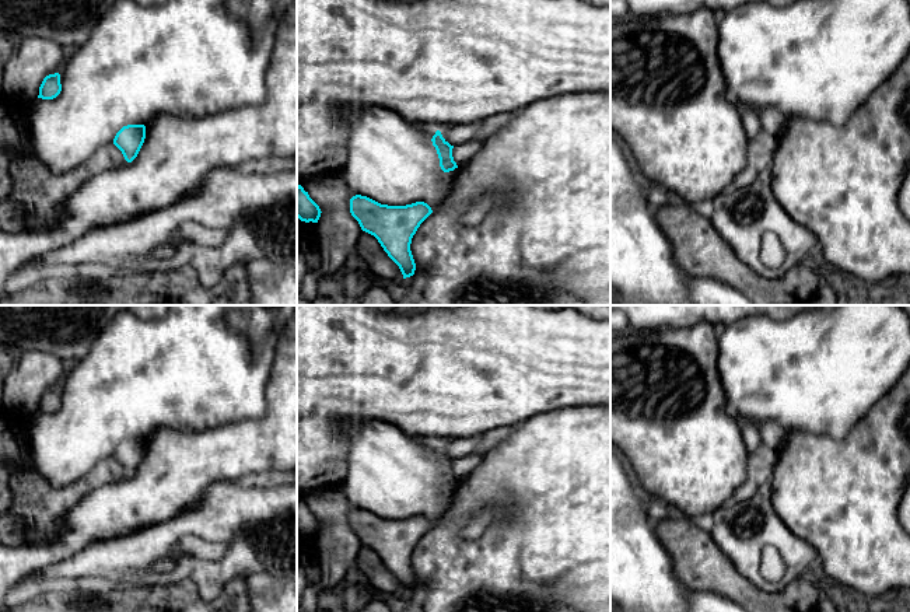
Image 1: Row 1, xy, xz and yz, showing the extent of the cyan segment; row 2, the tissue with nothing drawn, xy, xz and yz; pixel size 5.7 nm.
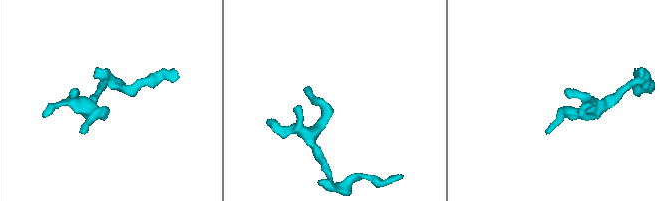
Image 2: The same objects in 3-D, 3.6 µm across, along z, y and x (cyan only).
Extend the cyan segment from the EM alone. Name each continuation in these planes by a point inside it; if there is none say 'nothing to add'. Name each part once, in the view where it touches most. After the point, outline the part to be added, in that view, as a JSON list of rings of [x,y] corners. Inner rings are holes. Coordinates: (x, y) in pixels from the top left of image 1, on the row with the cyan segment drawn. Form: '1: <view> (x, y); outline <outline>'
nothing to add

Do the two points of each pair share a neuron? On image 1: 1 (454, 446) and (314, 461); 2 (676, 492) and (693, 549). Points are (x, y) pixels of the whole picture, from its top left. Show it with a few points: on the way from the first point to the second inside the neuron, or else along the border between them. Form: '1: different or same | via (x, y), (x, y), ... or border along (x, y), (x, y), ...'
1: different | border along (473, 436), (448, 437), (440, 441)
2: different | border along (686, 516), (692, 518)

